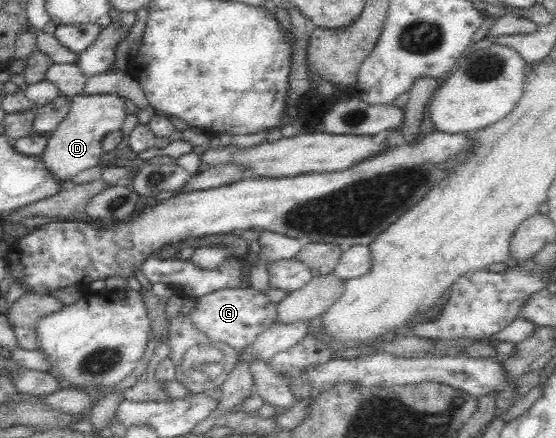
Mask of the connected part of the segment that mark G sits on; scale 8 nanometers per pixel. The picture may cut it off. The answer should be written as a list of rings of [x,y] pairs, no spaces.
[[[251,286],[245,289],[223,289],[205,297],[195,298],[195,309],[190,313],[192,324],[202,331],[215,345],[226,343],[238,352],[248,348],[256,339],[276,321],[276,303],[264,293]]]

